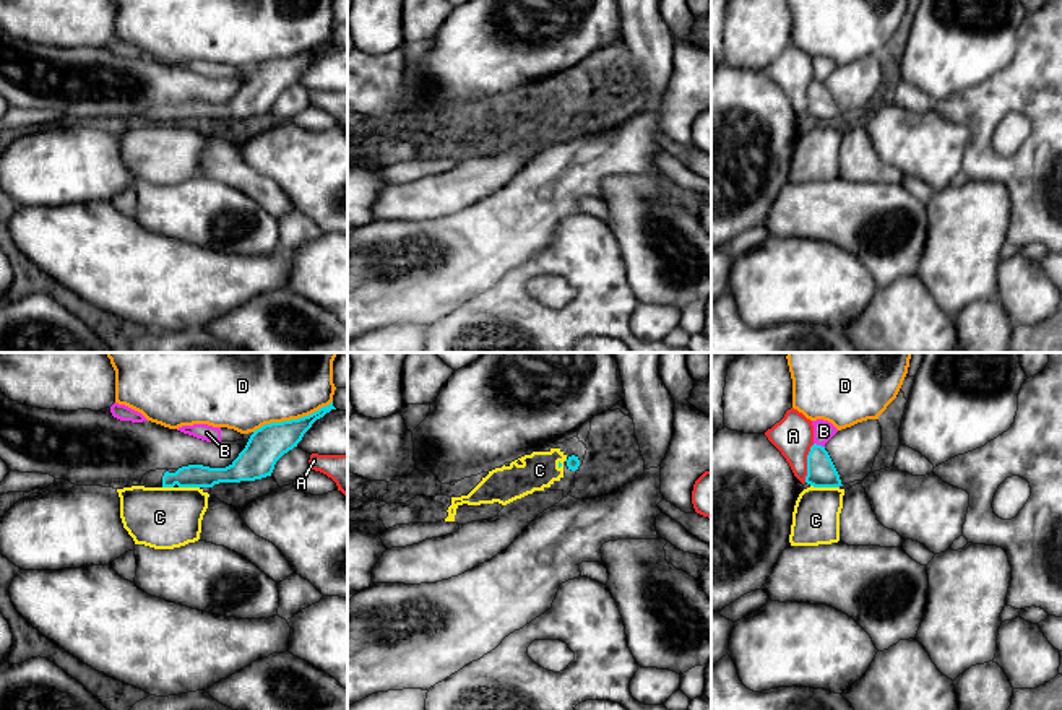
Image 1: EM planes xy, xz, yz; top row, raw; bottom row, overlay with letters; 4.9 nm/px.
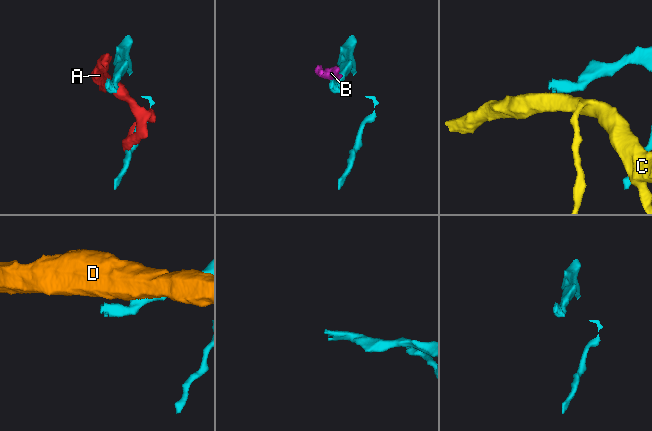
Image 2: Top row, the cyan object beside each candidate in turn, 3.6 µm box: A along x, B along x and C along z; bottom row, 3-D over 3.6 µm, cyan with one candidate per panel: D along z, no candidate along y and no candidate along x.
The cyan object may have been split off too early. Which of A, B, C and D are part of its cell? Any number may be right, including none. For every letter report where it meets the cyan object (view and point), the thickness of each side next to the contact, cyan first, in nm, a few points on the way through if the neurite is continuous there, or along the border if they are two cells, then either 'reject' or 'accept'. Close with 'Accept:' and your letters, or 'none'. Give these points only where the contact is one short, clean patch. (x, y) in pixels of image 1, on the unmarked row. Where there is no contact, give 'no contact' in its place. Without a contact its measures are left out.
A: contact yz (807, 99); calibres 140 and 200 nm; reject
B: contact yz (819, 82); calibres 140 and 100 nm; reject
C: contact yz (825, 122); calibres 140 and 240 nm; reject
D: contact xy (293, 56); calibres 180 and 320 nm; reject
Accept: none

